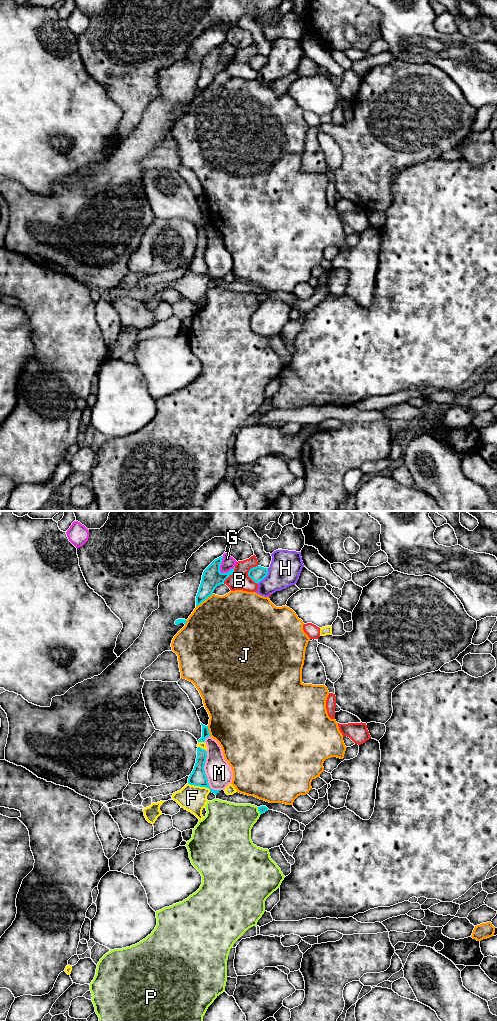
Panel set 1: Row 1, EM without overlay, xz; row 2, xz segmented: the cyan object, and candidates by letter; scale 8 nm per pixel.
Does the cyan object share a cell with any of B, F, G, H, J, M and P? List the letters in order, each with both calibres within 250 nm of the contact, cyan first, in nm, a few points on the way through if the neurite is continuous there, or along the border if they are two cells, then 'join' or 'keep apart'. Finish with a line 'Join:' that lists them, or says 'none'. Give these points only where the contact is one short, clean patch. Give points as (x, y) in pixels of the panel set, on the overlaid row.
B: 120/160 nm | keep apart
F: 130/220 nm | keep apart
G: 160/110 nm | along xz (222, 556), (220, 571), (226, 573) | keep apart
H: 120/260 nm | keep apart
J: 160/500 nm | keep apart
M: 130/220 nm | along xz (206, 751), (204, 773), (208, 785), (213, 789), (220, 790) | keep apart
P: 60/320 nm | along xz (257, 807), (260, 814) | keep apart
Join: none

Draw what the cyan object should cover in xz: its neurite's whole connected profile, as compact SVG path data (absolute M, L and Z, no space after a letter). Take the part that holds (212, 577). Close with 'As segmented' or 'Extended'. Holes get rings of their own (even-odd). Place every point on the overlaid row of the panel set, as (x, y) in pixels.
M223 556L215 559L203 572L201 584L196 596L196 606L200 605L208 597L210 597L215 588L224 583L224 581L234 573L234 569L231 569L227 573L220 572L220 565L222 563Z. As segmented

